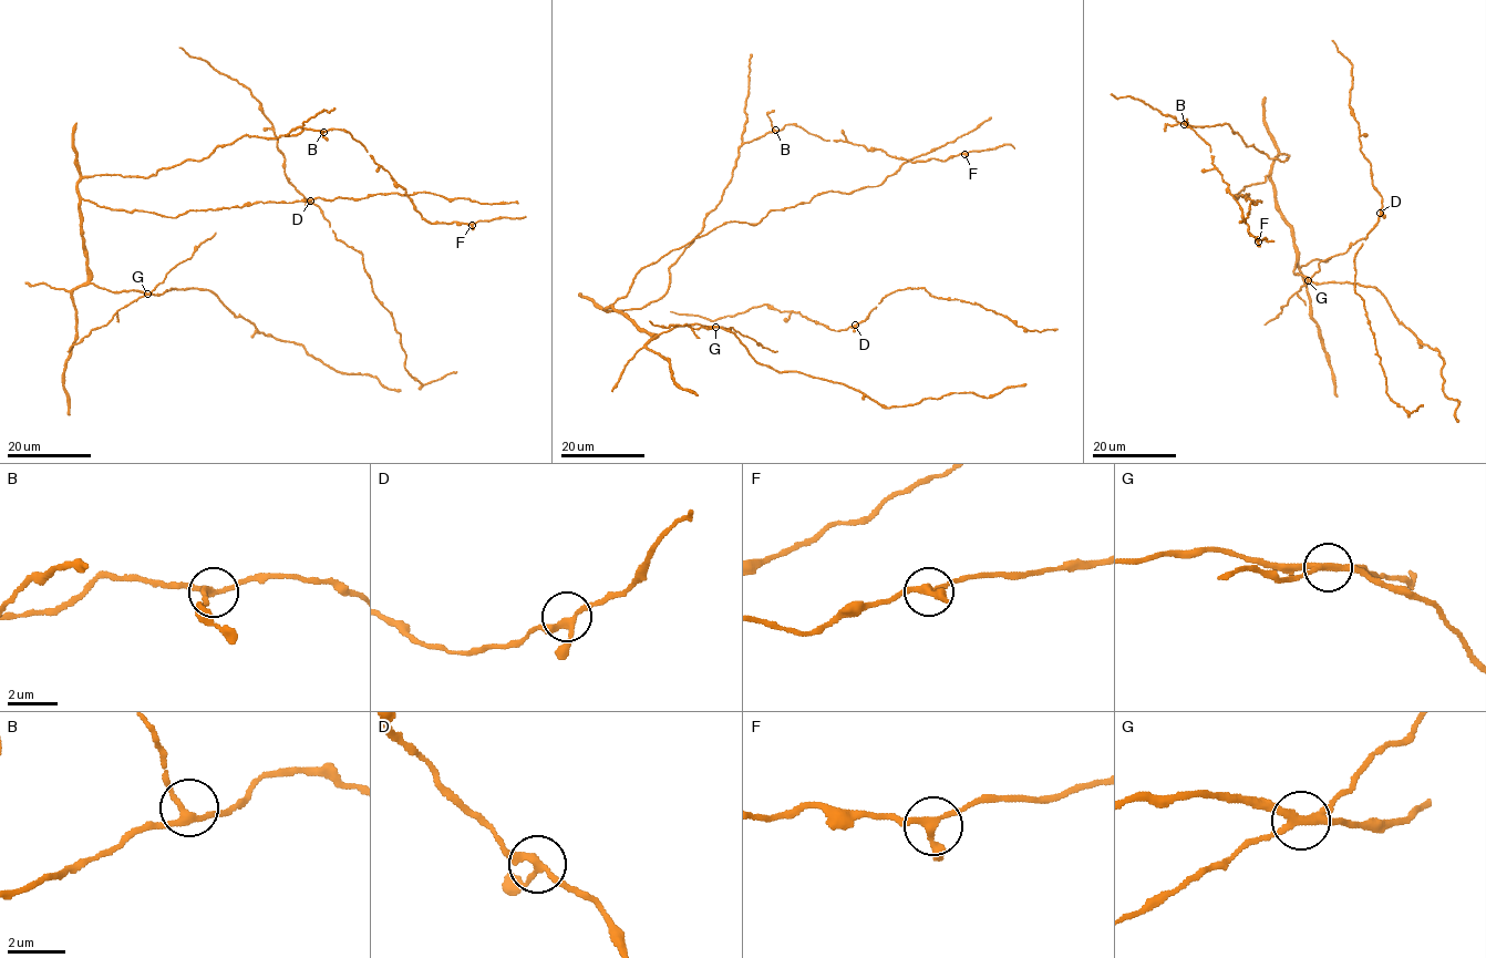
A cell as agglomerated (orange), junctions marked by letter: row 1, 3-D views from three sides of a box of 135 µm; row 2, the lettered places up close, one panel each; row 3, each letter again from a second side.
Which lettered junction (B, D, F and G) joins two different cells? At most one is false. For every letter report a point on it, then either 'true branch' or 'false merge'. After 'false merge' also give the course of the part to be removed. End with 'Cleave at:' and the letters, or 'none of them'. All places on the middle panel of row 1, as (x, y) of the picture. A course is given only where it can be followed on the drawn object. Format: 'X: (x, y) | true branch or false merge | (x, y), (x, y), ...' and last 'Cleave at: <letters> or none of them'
B: (775, 130) | true branch
D: (855, 325) | true branch
F: (965, 154) | true branch
G: (715, 327) | false merge | (716, 327), (732, 328), (776, 351)
Cleave at: G

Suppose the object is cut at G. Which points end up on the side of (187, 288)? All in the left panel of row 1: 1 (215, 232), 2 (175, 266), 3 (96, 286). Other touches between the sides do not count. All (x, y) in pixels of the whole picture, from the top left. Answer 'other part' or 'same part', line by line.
1: other part
2: other part
3: same part

